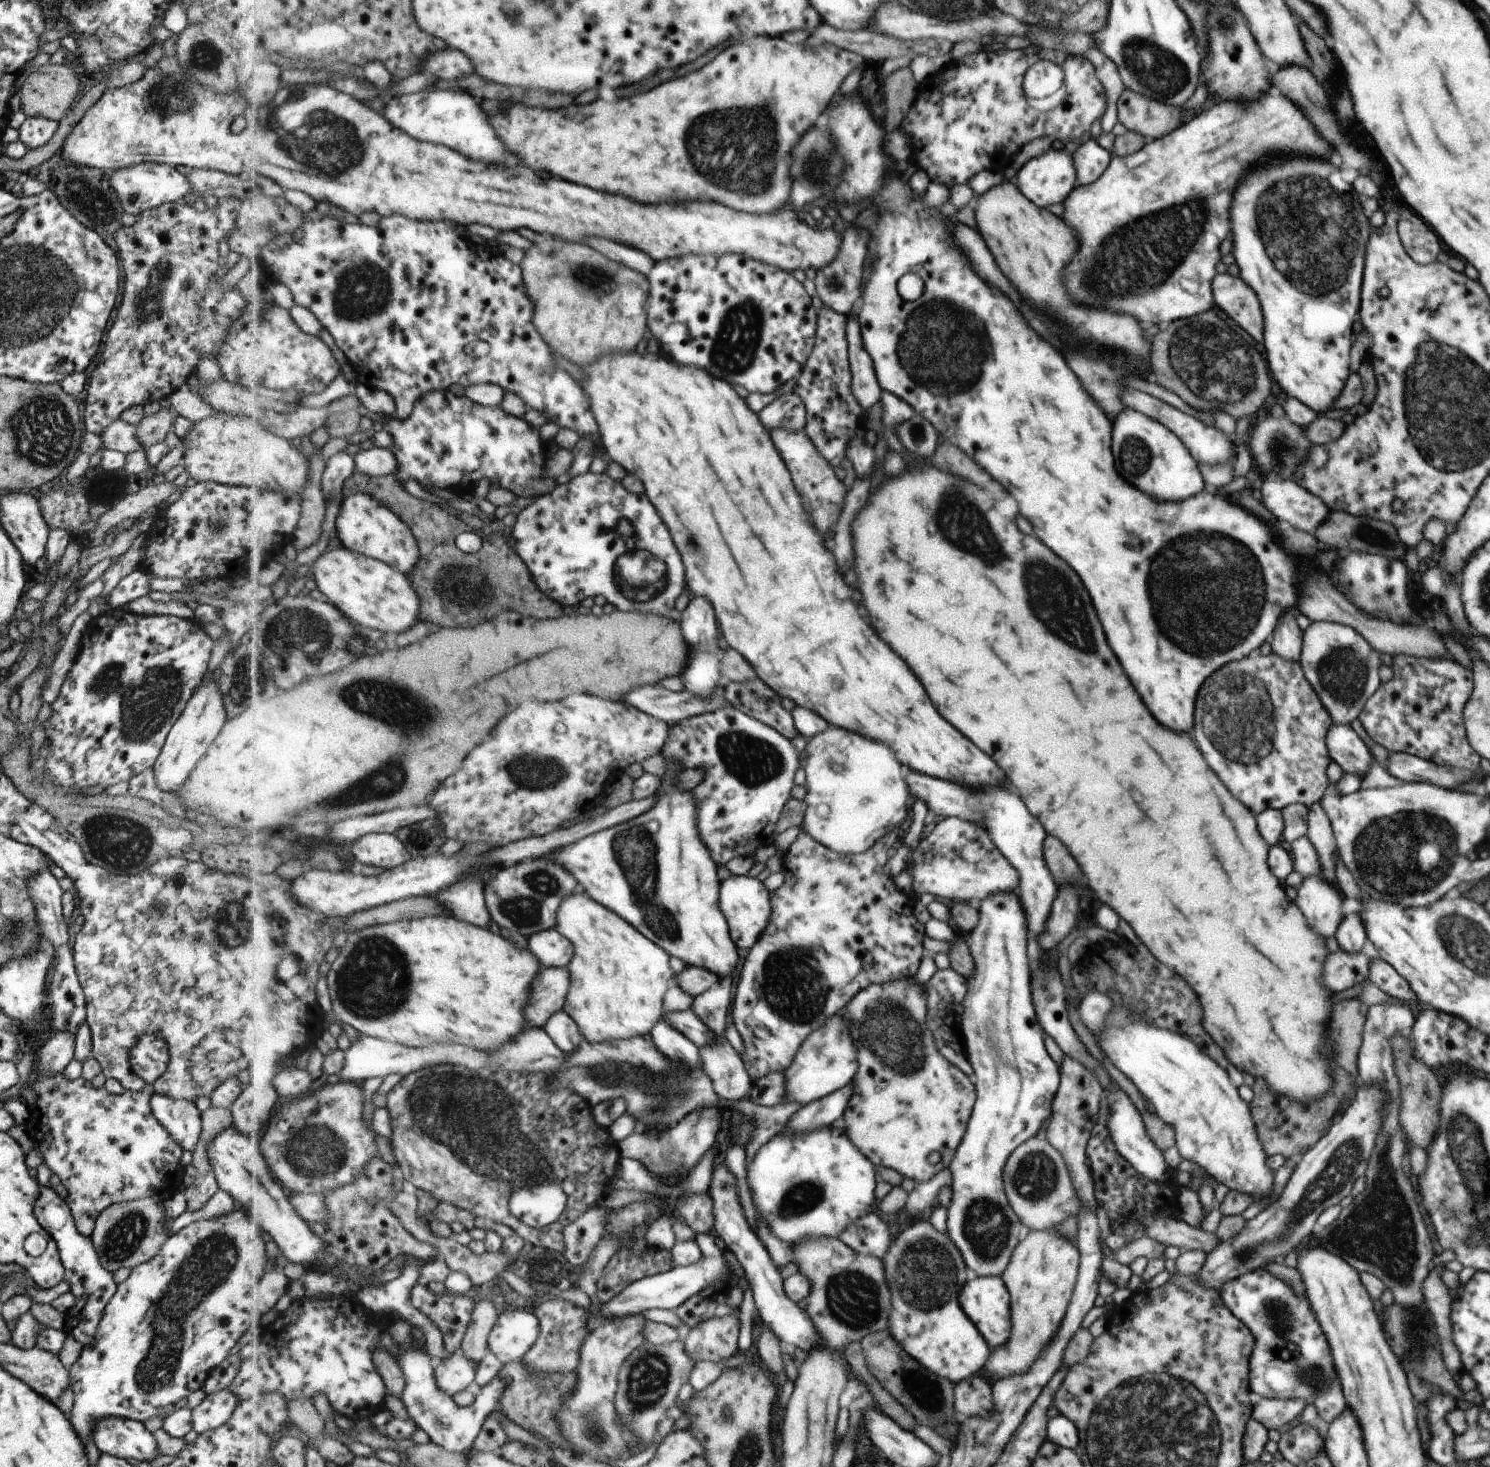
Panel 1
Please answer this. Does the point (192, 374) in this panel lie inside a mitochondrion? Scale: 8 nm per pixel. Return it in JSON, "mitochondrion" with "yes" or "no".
{"mitochondrion":"no"}

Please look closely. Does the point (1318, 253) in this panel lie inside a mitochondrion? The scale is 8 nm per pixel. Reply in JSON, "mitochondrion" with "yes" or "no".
{"mitochondrion":"yes"}

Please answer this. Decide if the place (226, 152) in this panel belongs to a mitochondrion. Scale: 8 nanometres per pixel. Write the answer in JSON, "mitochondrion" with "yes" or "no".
{"mitochondrion":"no"}

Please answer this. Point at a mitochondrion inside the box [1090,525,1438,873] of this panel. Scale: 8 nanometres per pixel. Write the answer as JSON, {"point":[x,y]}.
{"point":[1220,611]}

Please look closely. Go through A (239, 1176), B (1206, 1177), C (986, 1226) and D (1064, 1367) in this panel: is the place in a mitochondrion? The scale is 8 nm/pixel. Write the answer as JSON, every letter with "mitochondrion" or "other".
{"A":"other","B":"other","C":"mitochondrion","D":"other"}

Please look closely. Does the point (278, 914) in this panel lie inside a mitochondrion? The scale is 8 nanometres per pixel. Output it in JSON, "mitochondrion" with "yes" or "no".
{"mitochondrion":"yes"}

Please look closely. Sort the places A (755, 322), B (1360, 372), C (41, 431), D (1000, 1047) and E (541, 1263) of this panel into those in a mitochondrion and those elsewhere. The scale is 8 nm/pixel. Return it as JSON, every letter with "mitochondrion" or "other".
{"A":"other","B":"other","C":"mitochondrion","D":"mitochondrion","E":"mitochondrion"}

